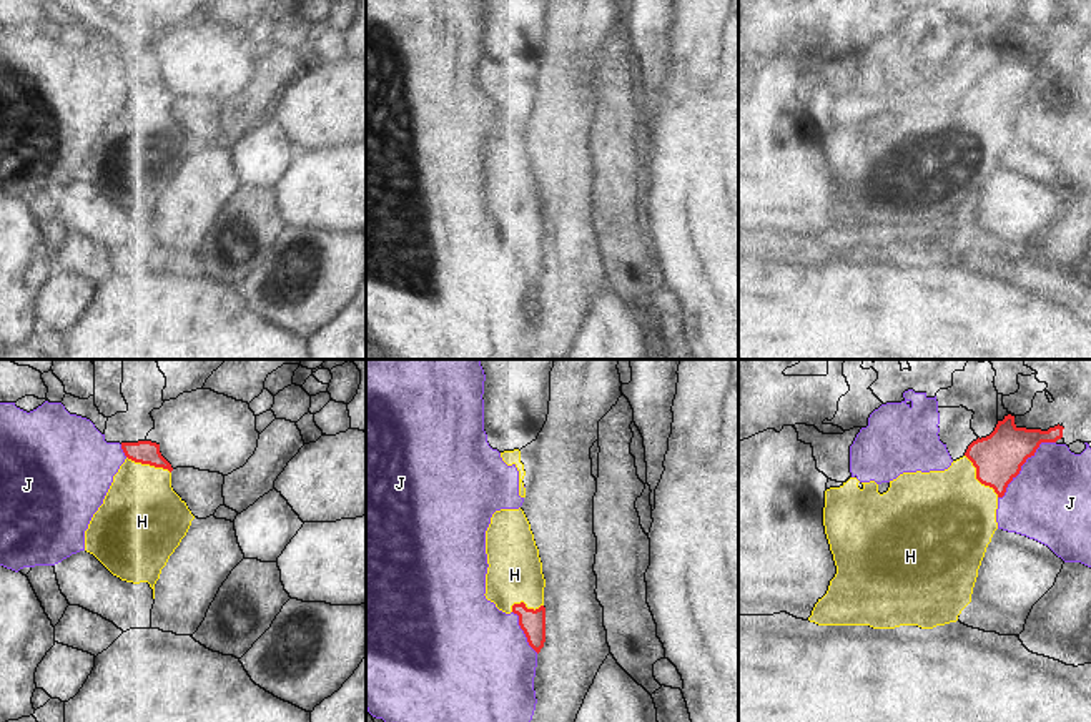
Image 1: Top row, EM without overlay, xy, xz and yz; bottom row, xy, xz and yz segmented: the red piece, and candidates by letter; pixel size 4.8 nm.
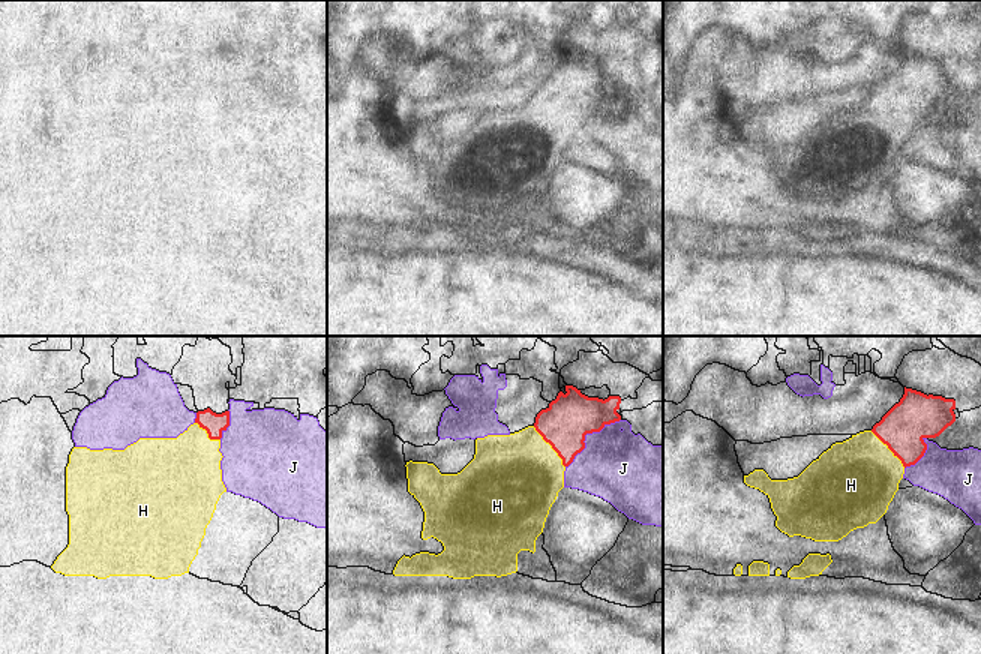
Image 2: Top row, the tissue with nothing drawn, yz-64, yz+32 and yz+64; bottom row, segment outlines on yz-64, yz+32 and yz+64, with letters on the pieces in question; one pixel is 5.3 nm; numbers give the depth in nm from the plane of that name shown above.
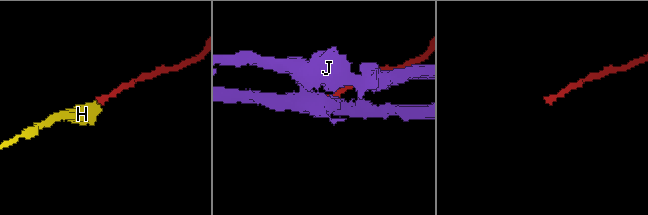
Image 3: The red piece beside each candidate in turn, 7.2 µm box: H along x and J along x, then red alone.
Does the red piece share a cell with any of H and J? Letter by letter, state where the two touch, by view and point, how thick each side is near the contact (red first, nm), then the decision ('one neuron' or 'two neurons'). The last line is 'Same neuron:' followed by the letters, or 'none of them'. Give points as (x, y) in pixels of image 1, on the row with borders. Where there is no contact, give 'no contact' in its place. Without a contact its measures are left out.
H: meets red in yz at (977, 478); 240 nm thick on the red side, 460 nm on the other; one neuron
J: meets red in yz at (1023, 463); 240 nm thick on the red side, 400 nm on the other; two neurons
Same neuron: H

